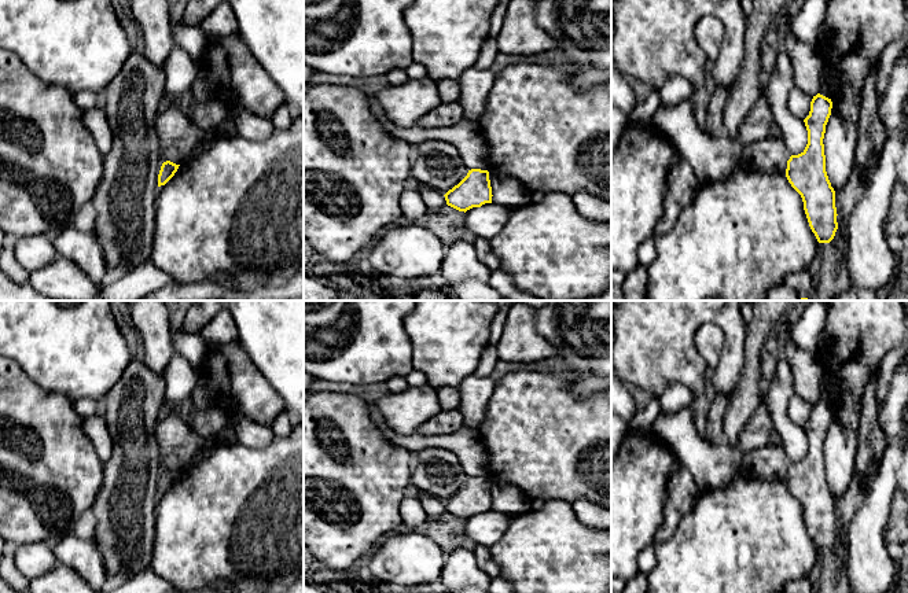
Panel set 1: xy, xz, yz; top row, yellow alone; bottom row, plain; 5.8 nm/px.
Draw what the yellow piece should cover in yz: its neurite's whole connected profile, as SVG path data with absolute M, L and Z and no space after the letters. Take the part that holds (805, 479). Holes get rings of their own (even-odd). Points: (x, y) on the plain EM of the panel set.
M817 401L810 409L809 423L804 427L808 438L808 452L805 457L798 463L791 463L787 468L786 485L791 494L801 502L804 509L804 518L812 539L819 550L830 550L838 537L837 515L835 515L835 498L831 494L826 479L826 463L824 463L824 441L826 432L831 423L832 409L831 406Z

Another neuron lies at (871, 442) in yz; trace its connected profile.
M872 375L860 398L860 417L857 428L856 475L859 487L875 472L886 449L886 438L878 421L876 401L878 376Z

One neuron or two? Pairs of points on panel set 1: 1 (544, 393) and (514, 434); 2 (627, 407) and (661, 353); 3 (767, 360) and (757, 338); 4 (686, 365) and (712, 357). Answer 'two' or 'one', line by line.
1: one
2: two
3: two
4: two

